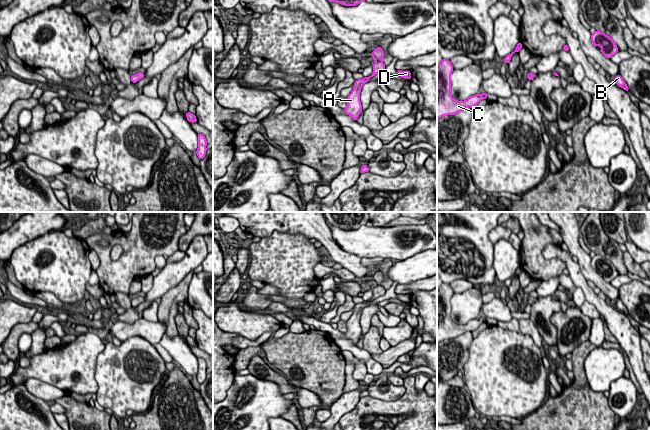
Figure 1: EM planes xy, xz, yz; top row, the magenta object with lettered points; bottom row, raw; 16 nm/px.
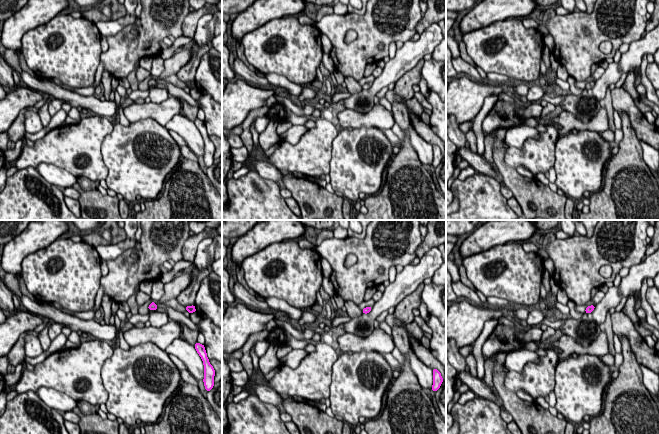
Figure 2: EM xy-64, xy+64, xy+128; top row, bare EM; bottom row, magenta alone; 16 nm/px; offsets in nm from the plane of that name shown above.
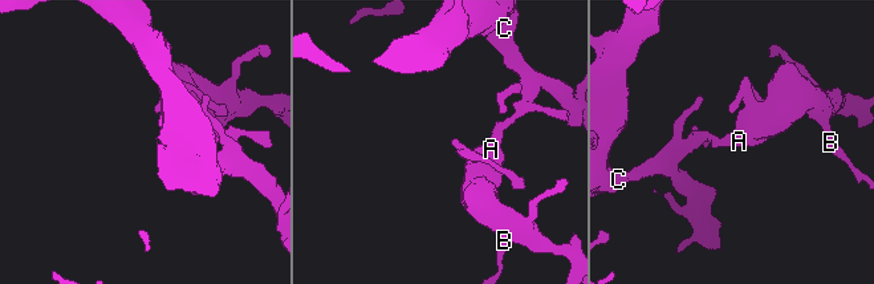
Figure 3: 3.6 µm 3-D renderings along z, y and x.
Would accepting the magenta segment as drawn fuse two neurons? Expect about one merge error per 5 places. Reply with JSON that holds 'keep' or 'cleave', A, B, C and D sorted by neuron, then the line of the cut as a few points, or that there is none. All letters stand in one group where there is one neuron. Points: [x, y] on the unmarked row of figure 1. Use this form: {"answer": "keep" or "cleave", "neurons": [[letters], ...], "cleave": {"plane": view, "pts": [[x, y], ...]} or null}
{"answer": "keep", "neurons": [["A", "B", "C", "D"]], "cleave": null}

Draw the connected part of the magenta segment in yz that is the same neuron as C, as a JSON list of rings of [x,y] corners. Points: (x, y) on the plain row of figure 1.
[[[443,283],[437,290],[437,343],[455,339],[465,332],[473,332],[482,323],[487,323],[487,317],[470,320],[465,325],[455,324],[451,319],[451,298],[454,292],[450,284]]]

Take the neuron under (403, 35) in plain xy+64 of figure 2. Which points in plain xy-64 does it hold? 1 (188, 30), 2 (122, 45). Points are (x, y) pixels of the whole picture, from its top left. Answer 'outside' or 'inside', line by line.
1: outside
2: inside

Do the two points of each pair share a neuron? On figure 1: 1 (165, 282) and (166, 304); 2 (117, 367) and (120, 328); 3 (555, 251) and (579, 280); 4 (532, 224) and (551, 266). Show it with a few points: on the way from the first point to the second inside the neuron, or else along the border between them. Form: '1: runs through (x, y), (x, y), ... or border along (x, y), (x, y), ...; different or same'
1: border along (184, 278), (160, 297); different
2: border along (144, 338), (129, 337), (121, 342); different
3: runs through (563, 256), (573, 267), (574, 272); same
4: runs through (534, 235), (534, 253), (540, 259); same

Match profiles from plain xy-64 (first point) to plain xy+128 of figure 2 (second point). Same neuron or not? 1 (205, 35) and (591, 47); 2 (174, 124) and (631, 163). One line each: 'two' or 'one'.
1: two
2: two

